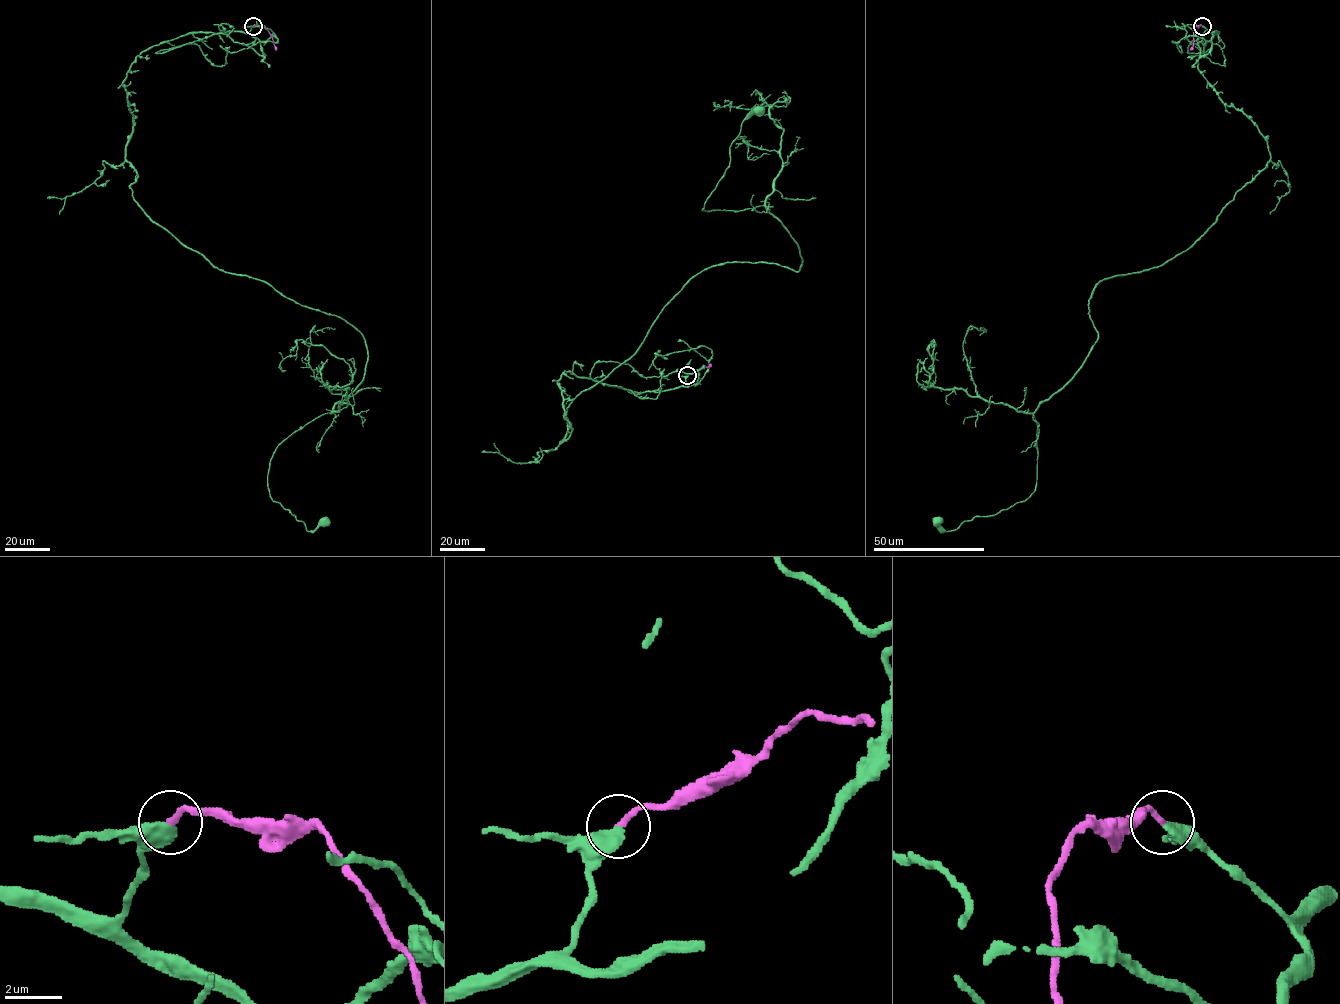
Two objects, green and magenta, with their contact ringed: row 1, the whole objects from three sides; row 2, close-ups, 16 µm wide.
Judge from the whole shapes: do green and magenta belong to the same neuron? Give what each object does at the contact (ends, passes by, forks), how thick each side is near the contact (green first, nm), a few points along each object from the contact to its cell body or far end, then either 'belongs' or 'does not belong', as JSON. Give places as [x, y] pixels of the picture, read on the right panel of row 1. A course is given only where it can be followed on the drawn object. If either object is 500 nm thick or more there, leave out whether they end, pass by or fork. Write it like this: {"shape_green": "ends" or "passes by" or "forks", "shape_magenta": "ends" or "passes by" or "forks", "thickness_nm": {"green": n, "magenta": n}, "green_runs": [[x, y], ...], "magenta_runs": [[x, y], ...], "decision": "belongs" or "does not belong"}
{"shape_green": "ends", "shape_magenta": "ends", "thickness_nm": {"green": 480, "magenta": 200}, "green_runs": [[1202, 26], [1198, 70], [1270, 160], [1187, 249], [1092, 290], [1097, 340], [1032, 413], [1035, 490], [935, 521]], "magenta_runs": [[1202, 26], [1195, 27], [1190, 50]], "decision": "belongs"}

